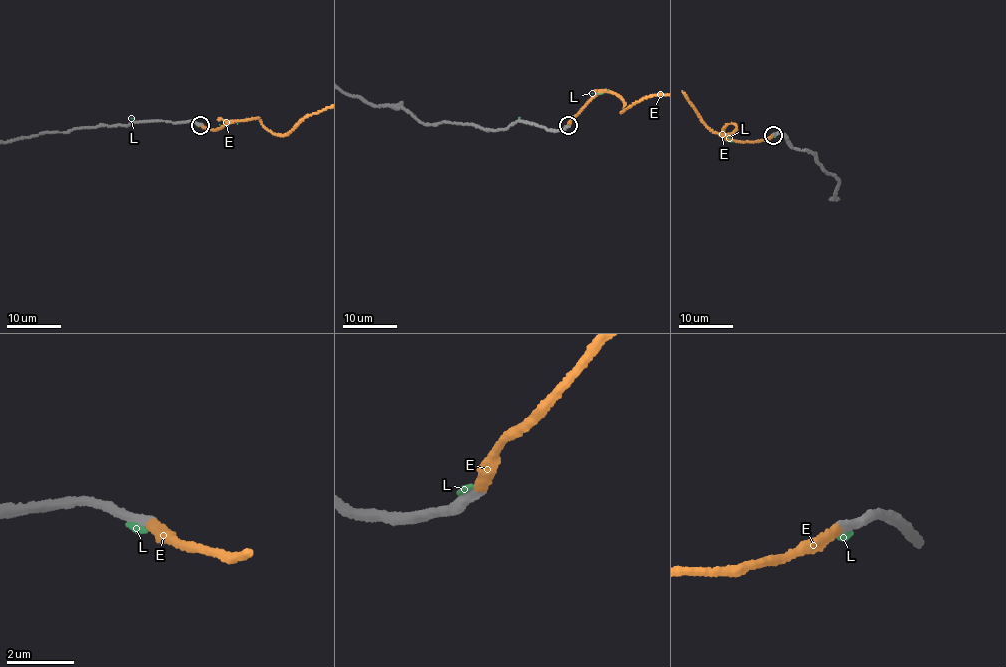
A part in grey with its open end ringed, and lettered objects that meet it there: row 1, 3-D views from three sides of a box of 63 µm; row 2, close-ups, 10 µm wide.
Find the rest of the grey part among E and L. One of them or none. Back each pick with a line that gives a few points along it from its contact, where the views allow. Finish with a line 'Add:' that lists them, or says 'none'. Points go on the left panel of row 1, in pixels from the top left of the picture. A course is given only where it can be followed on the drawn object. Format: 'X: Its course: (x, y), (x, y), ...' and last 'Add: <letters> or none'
Add: E

